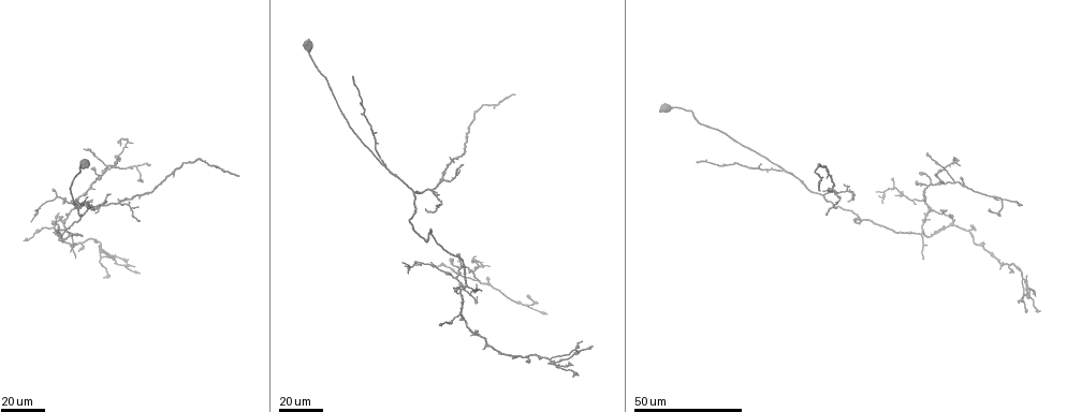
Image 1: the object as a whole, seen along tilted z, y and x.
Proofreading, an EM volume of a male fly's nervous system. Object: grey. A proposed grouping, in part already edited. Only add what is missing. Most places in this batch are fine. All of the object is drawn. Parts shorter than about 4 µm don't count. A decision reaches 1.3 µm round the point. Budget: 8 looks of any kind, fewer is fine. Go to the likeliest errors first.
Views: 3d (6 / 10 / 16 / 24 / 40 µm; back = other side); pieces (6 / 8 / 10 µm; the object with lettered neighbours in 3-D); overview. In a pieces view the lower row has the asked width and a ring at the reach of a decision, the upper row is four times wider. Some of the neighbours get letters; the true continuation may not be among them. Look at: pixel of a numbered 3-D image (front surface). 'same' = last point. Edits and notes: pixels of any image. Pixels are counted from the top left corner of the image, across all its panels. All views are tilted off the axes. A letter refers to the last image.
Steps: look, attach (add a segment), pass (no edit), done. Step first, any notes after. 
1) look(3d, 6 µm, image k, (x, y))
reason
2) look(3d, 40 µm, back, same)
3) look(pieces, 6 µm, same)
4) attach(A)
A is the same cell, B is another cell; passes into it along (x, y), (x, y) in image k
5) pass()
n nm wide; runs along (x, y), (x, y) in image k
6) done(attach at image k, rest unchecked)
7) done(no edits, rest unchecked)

look(3d, 40 µm, image 1, (696, 162))
branch stops here

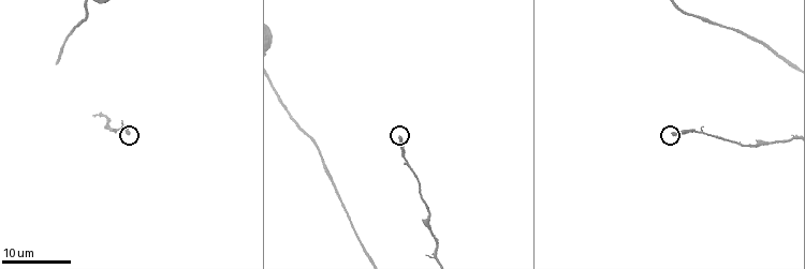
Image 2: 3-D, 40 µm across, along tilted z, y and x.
look(pieces, 8 µm, image 2, (130, 130))

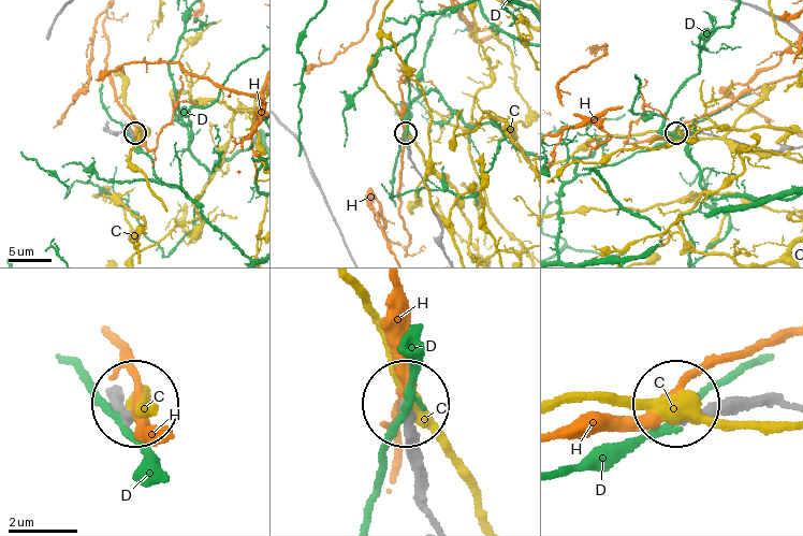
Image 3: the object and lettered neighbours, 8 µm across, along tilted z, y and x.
pass()
270 nm wide; C, D and H are other cells; runs along (438, 521), (422, 495), (418, 439), (403, 408) in image 3; none of them fits

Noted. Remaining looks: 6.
look(3d, 40 µm, image 1, (380, 158))

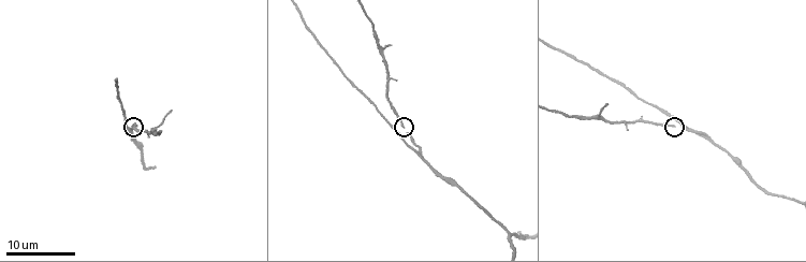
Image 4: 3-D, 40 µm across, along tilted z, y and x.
look(pieces, 10 µm, image 4, (683, 125))

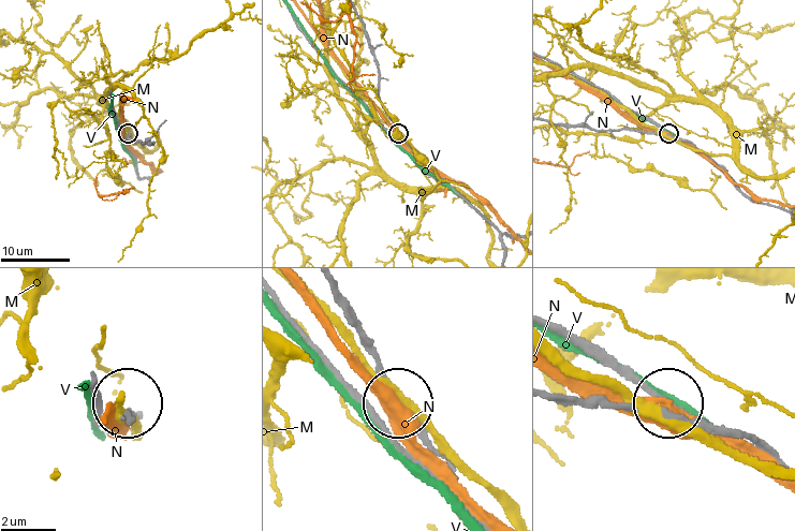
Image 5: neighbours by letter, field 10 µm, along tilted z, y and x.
pass()
M, N and V are other cells; runs along (585, 79), (687, 142), (668, 134) in image 5; none of them fits

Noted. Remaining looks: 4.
look(3d, 24 µm, image 1, (923, 259))
thin end

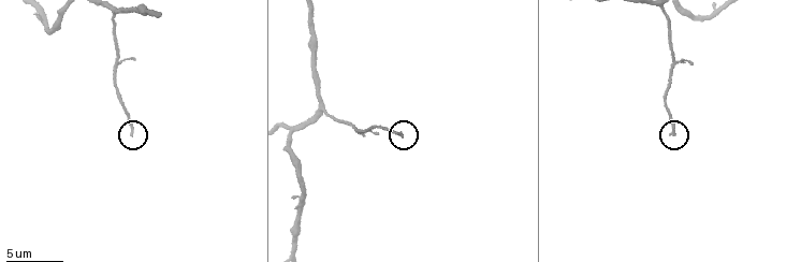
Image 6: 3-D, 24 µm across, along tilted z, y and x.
look(pieces, 6 µm, image 6, (673, 135))
see the neighbours

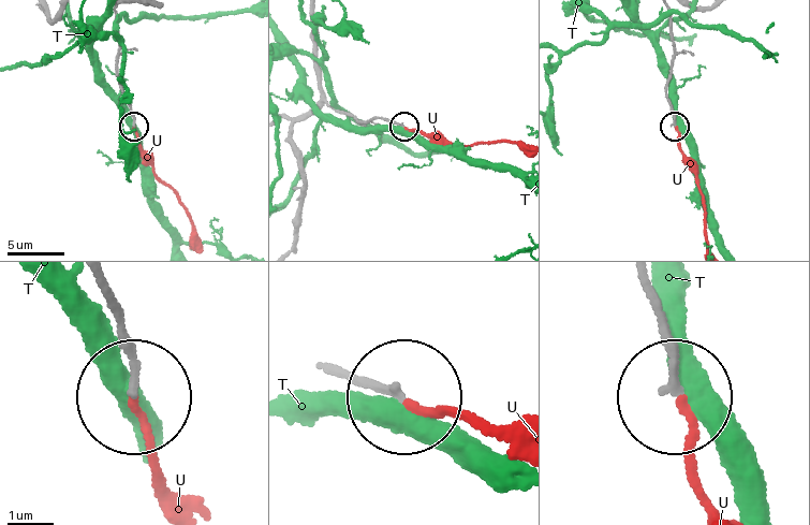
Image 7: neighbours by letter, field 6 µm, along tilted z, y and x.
attach(U)
160 nm wide; U is the same cell, T is another cell; passes into it along (103, 287), (162, 502) in image 7; it goes on there

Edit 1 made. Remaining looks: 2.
look(3d, 40 µm, image 1, (119, 146))
branch stops here

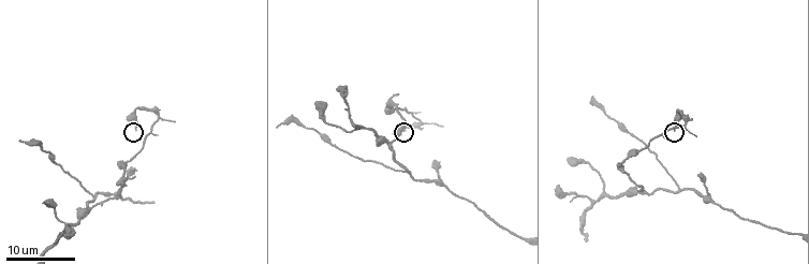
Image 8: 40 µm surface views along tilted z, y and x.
look(pieces, 10 µm, image 8, (405, 130))

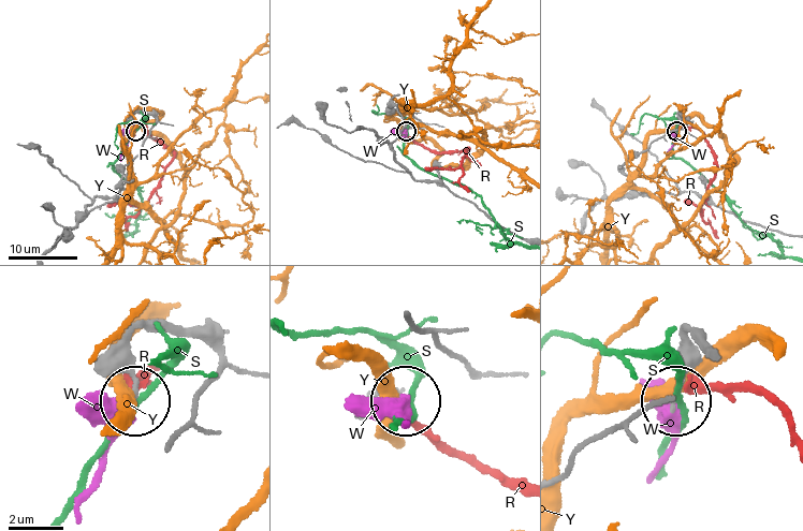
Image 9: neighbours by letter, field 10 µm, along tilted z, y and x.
pass()
150 nm wide; R, S, W and Y are other cells; none of them fits

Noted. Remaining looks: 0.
done(attach at image 7, rest unchecked)

